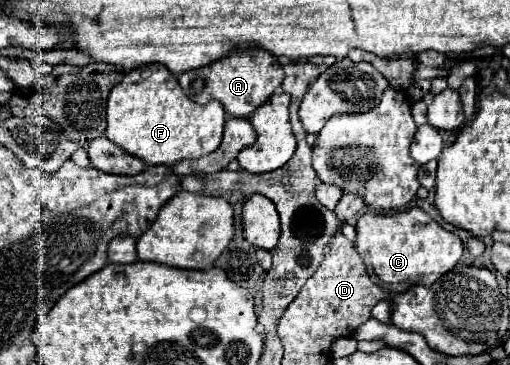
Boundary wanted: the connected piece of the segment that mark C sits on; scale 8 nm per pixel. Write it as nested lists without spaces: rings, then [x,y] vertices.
[[[419,207],[393,215],[361,215],[355,229],[355,247],[367,271],[375,273],[391,293],[403,293],[413,285],[433,285],[443,273],[451,271],[463,255],[463,241]]]

